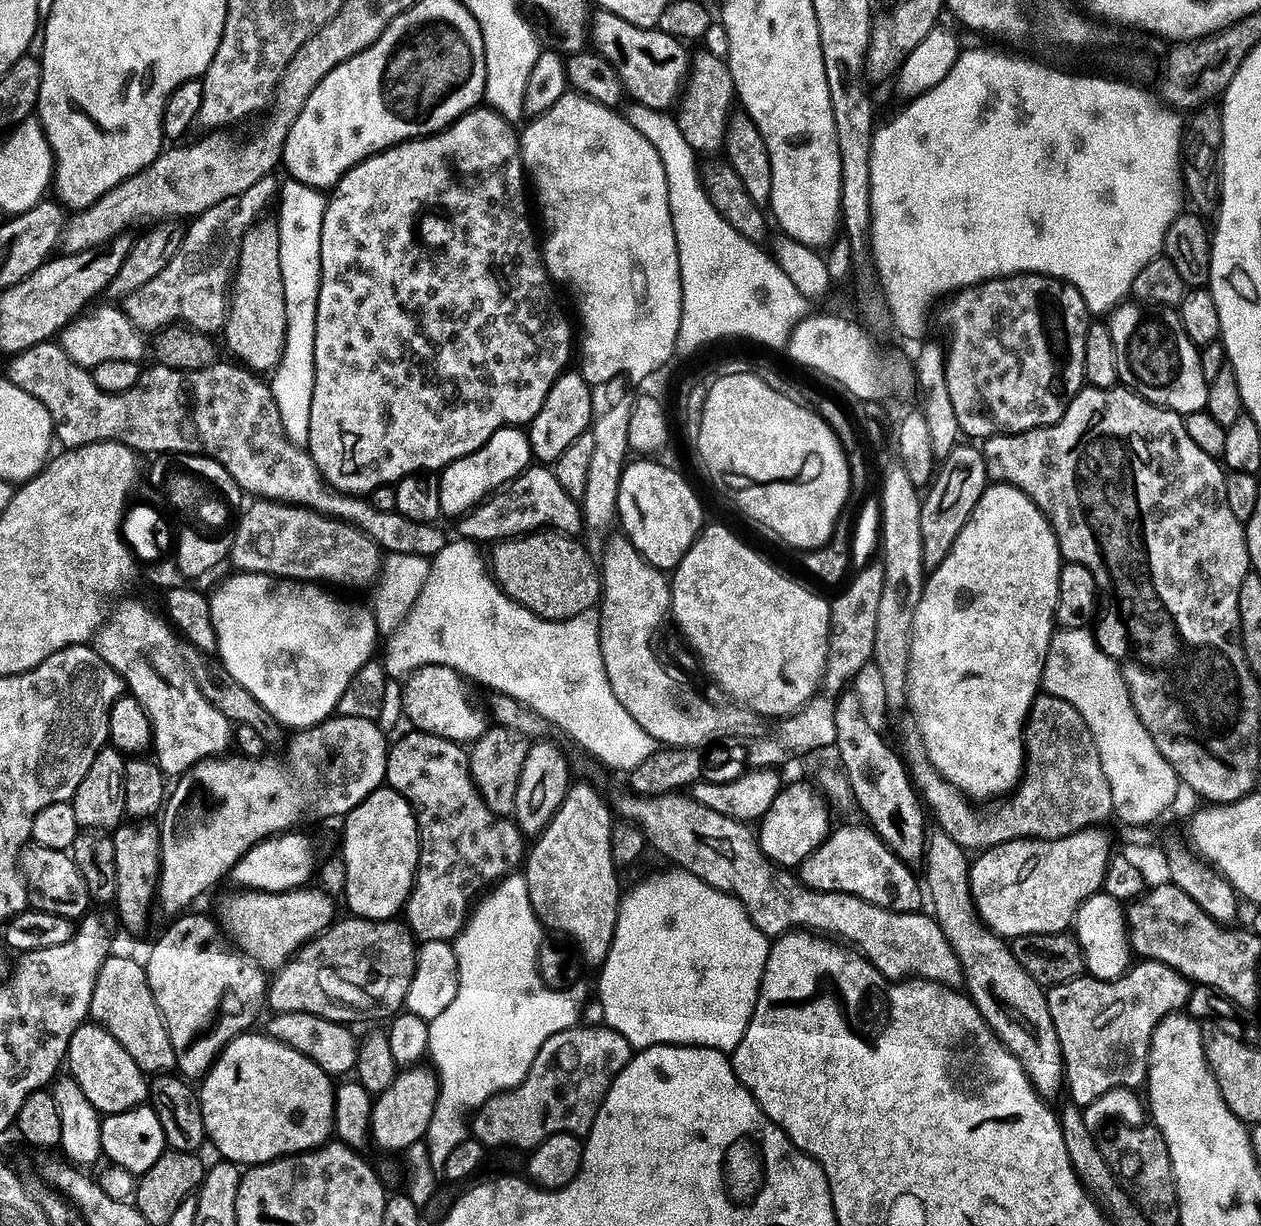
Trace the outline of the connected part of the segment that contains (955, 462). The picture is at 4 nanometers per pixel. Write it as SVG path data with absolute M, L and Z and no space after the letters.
M958 444L943 461L922 502L923 562L925 569L930 572L949 557L954 542L967 526L990 482L983 451L973 445L965 445Z

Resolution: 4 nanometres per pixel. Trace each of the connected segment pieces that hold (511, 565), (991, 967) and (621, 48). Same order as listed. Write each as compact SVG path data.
M545 530L519 536L517 540L501 541L492 551L490 571L493 576L502 578L507 596L544 620L573 620L589 615L592 607L601 603L601 569L592 562L593 555L579 539Z
M936 826L927 833L927 849L923 853L922 860L923 863L928 863L926 892L930 897L930 908L932 904L934 919L940 923L940 929L946 934L954 954L958 954L958 962L962 962L967 995L975 1002L977 1010L982 1014L982 1018L986 1018L997 1038L1010 1050L1010 1054L1014 1054L1014 1058L1022 1062L1030 1082L1036 1088L1036 1093L1049 1102L1056 1102L1060 1091L1063 1093L1066 1088L1066 1069L1058 1030L1054 1026L1054 1018L1050 1018L1047 991L1041 988L1038 982L1034 982L1034 978L1030 978L1026 970L1022 970L1018 958L1014 958L1009 941L1003 936L995 936L976 913L976 903L972 897L969 853L954 842L946 831Z
M604 12L602 18L604 22L591 29L590 40L595 53L603 57L617 72L627 99L659 112L675 109L681 99L682 89L685 87L690 73L690 58L688 60L688 54L684 50L685 45L670 34L661 32L659 27L639 28L609 12Z

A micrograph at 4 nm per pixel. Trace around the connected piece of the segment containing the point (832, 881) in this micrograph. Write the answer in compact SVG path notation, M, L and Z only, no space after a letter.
M856 824L850 828L839 828L837 827L829 835L827 842L821 848L814 850L814 854L810 854L810 858L806 858L806 862L800 865L798 875L807 888L818 892L850 894L854 898L862 898L874 906L891 912L918 912L925 907L926 892L921 881L920 884L916 881L915 874L911 872L913 869L888 848L872 828L868 826L862 828Z

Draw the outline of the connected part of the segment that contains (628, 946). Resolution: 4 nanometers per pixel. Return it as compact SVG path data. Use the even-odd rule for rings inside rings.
M671 870L664 872L661 876L652 876L644 880L632 893L625 895L620 902L620 913L618 914L618 926L614 934L614 942L610 946L610 954L606 958L604 967L599 969L600 976L600 1008L604 1011L603 1023L613 1028L626 1042L630 1042L633 1050L656 1048L659 1044L676 1044L680 1048L709 1048L718 1050L725 1054L735 1052L736 1048L746 1038L746 1030L752 1025L754 1010L758 1006L762 978L766 974L766 962L772 953L772 944L769 937L754 926L750 914L730 894L722 890L714 890L706 882L702 882L697 876L691 876L683 870Z

